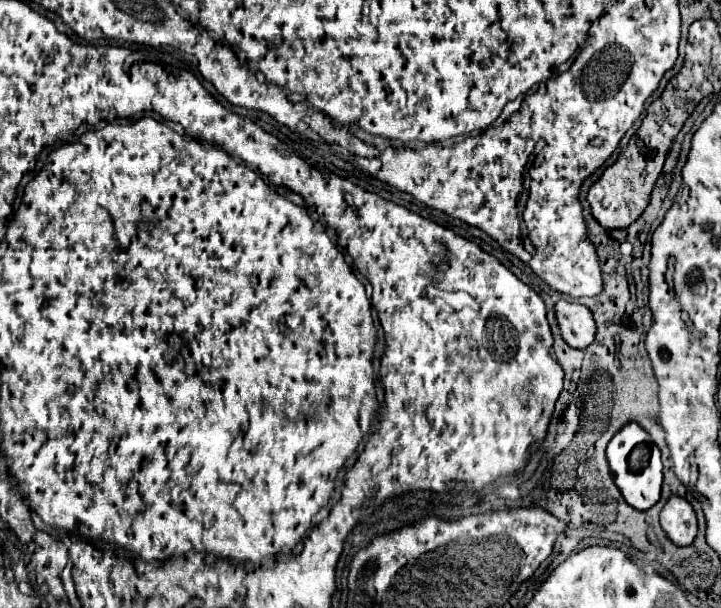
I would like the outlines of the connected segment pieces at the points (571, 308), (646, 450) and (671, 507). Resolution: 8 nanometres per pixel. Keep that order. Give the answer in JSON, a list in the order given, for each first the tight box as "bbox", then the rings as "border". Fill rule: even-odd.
[{"bbox":[556,300,596,350],"border":[[[560,300],[556,302],[556,320],[562,330],[562,338],[568,346],[584,350],[594,342],[596,324],[590,310],[578,302]]]},{"bbox":[606,424,662,510],"border":[[[626,424],[608,444],[606,450],[610,470],[614,474],[616,486],[620,488],[622,496],[630,506],[636,510],[648,510],[660,500],[660,490],[662,490],[662,460],[660,460],[660,450],[652,442],[652,438],[642,430],[638,424]]]},{"bbox":[660,496,698,546],"border":[[[672,496],[666,502],[660,512],[660,524],[668,538],[678,546],[688,546],[698,532],[694,508],[682,496]]]}]

